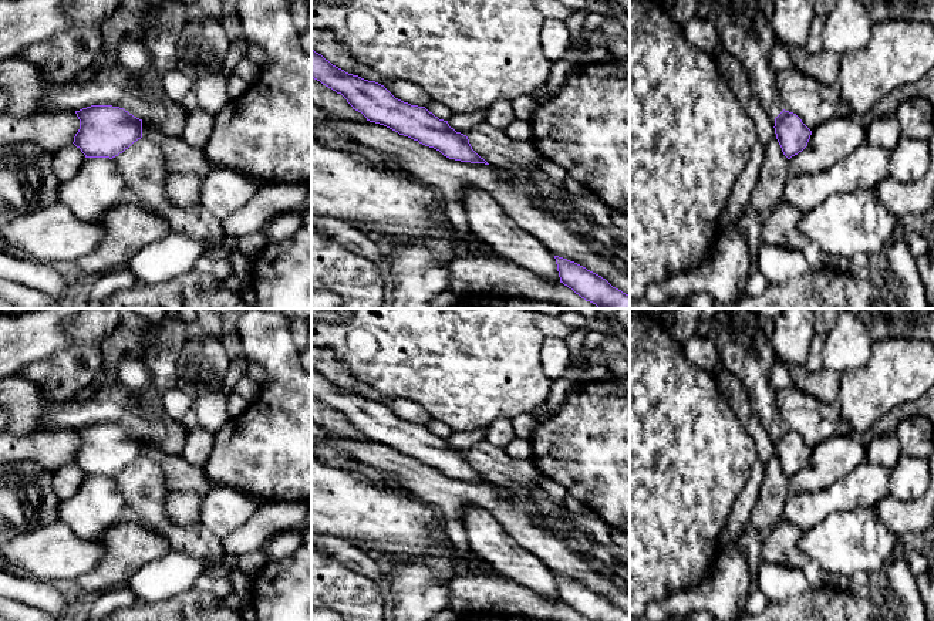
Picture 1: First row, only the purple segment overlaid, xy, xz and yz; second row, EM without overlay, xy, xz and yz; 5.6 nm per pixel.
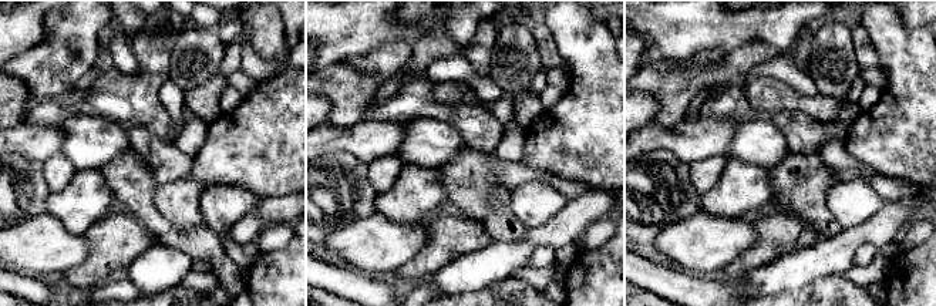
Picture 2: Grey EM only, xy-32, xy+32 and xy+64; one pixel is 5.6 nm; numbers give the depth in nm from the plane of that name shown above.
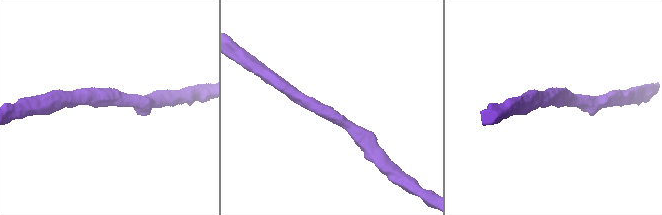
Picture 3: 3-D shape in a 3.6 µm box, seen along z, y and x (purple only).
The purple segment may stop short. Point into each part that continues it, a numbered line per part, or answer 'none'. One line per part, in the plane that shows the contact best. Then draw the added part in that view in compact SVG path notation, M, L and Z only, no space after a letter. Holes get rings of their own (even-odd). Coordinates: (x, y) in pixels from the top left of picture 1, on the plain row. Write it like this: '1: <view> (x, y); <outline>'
none

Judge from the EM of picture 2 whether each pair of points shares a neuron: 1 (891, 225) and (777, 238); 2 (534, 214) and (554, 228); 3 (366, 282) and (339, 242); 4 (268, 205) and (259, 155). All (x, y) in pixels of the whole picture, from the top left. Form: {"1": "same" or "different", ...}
{"1": "different", "2": "different", "3": "different", "4": "different"}

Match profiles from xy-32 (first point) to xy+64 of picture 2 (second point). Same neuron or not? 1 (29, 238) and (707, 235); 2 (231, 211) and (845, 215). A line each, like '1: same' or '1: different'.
1: same
2: same

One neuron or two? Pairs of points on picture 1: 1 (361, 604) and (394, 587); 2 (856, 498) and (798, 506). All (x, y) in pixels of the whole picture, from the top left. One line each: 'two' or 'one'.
1: two
2: one

